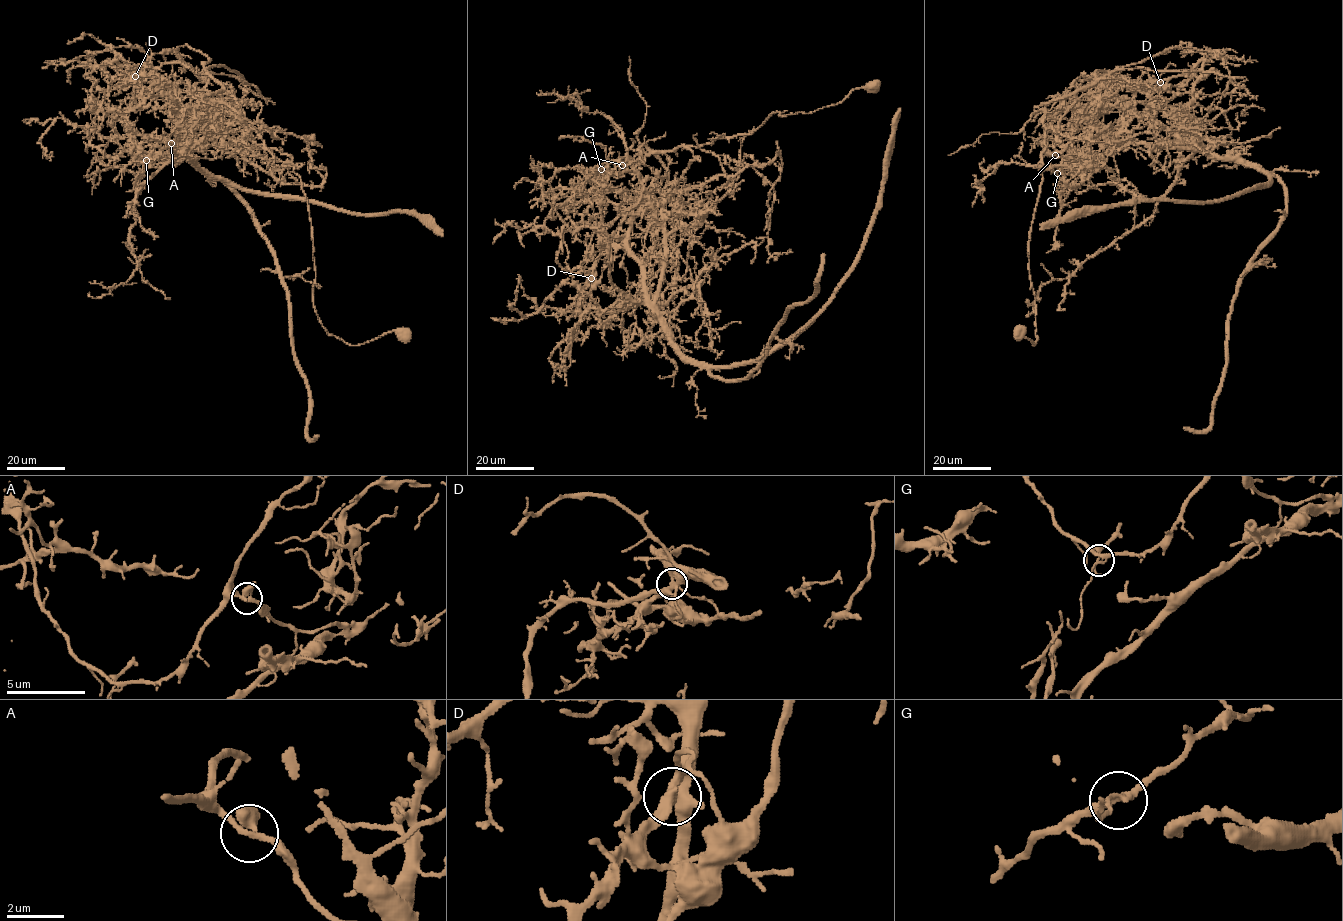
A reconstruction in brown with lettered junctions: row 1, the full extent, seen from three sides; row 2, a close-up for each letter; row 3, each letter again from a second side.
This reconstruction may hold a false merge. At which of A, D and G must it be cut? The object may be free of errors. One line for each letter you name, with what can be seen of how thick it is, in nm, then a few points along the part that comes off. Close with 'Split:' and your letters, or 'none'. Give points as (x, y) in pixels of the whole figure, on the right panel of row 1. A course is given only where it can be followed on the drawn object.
A: calibre 200 nm; course (1055, 154), (1046, 110), (1028, 243), (1038, 338), (1016, 336)
Split: A

